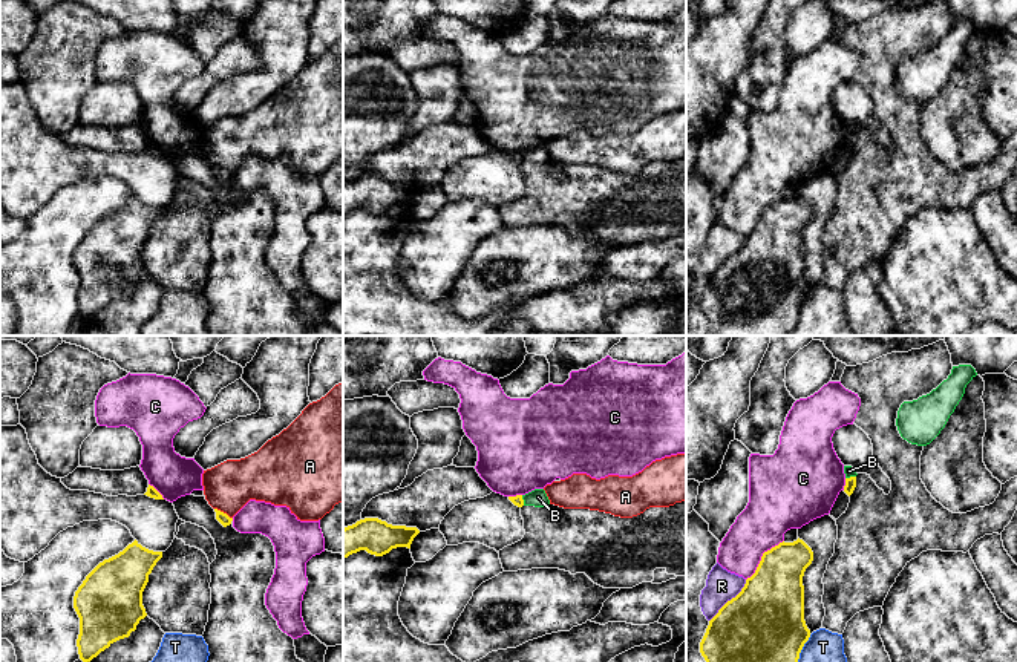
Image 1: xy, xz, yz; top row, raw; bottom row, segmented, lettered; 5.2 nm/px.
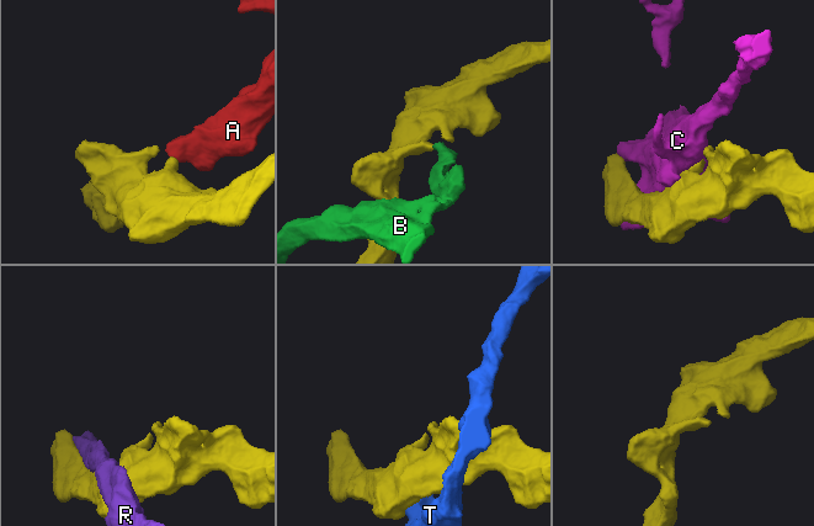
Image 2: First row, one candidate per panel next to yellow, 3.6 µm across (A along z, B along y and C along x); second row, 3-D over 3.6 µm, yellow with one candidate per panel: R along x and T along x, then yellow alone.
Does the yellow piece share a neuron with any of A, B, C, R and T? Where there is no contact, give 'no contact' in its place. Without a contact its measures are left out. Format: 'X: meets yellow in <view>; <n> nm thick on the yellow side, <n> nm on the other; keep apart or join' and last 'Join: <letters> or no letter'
A: meets yellow in xy; 60 nm thick on the yellow side, 260 nm on the other; keep apart
B: meets yellow in xz; 50 nm thick on the yellow side, 90 nm on the other; keep apart
C: meets yellow in yz; 340 nm thick on the yellow side, 260 nm on the other; keep apart
R: meets yellow in yz; 480 nm thick on the yellow side, 170 nm on the other; keep apart
T: meets yellow in yz; 500 nm thick on the yellow side, 300 nm on the other; keep apart
Join: no letter

